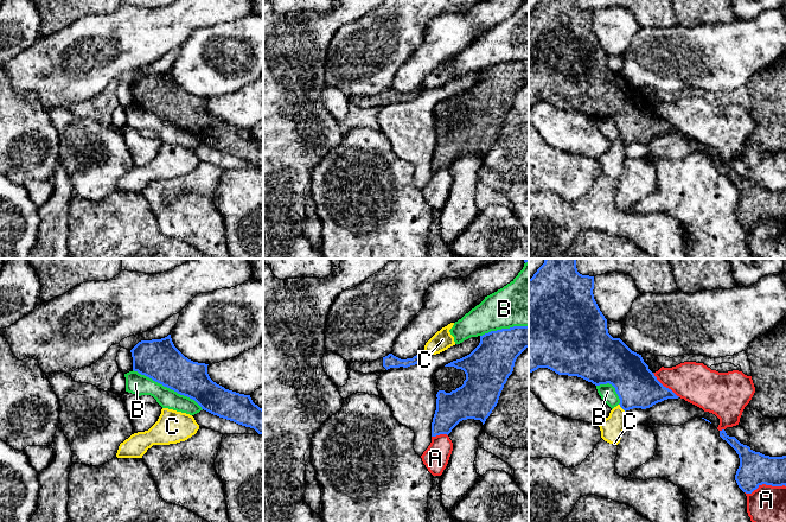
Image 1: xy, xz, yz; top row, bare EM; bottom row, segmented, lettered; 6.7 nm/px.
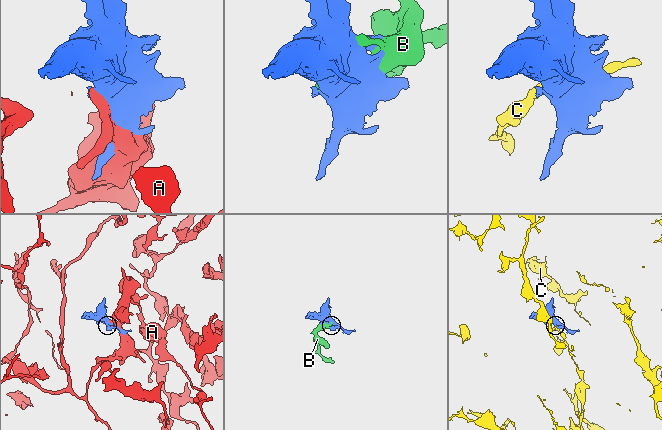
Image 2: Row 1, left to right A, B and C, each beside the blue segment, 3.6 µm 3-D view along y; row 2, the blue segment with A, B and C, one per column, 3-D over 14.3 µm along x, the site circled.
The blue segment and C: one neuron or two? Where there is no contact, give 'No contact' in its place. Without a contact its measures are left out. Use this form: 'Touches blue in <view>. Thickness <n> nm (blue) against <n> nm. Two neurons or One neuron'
Touches blue in yz. Thickness 280 nm (blue) against 160 nm. Two neurons

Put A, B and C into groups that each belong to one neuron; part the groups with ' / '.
A / B / C

